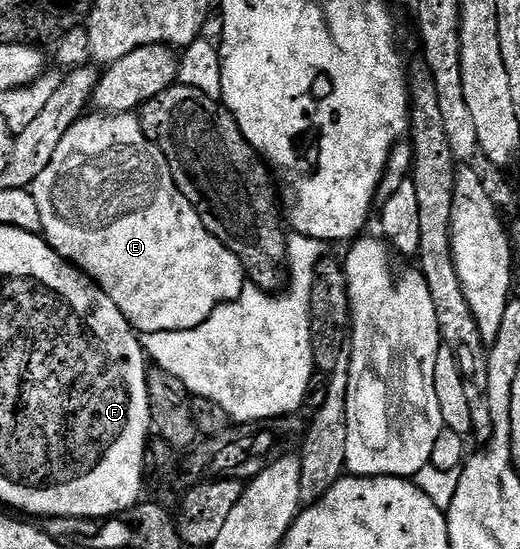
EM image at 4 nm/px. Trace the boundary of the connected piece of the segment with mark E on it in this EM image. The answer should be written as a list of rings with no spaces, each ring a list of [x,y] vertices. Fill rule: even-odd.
[[[88,113],[85,114],[62,137],[54,157],[50,157],[50,165],[38,173],[38,177],[32,183],[31,188],[34,202],[38,204],[38,213],[42,216],[42,232],[45,239],[62,258],[70,263],[75,263],[84,274],[94,280],[118,305],[118,309],[126,317],[126,321],[140,333],[162,333],[163,331],[185,331],[191,327],[202,325],[214,309],[218,309],[223,303],[234,301],[244,291],[246,286],[246,272],[244,264],[238,256],[229,249],[218,237],[214,237],[206,229],[202,217],[186,201],[186,197],[178,189],[174,181],[172,171],[168,167],[168,161],[164,158],[159,147],[144,133],[144,128],[137,116],[132,113]]]

